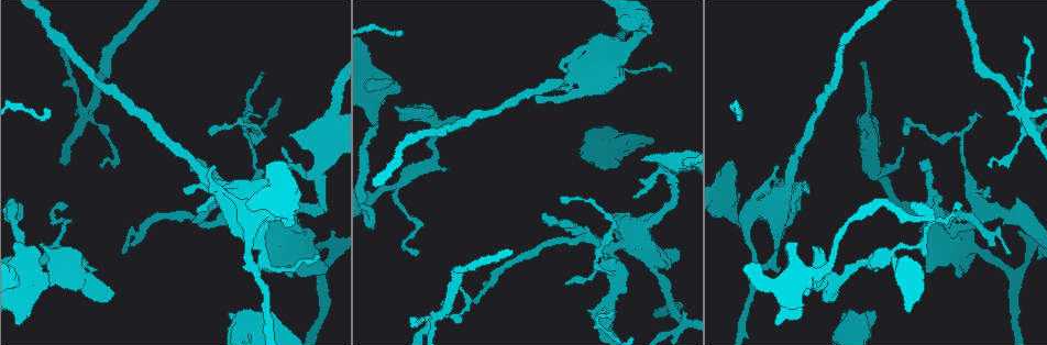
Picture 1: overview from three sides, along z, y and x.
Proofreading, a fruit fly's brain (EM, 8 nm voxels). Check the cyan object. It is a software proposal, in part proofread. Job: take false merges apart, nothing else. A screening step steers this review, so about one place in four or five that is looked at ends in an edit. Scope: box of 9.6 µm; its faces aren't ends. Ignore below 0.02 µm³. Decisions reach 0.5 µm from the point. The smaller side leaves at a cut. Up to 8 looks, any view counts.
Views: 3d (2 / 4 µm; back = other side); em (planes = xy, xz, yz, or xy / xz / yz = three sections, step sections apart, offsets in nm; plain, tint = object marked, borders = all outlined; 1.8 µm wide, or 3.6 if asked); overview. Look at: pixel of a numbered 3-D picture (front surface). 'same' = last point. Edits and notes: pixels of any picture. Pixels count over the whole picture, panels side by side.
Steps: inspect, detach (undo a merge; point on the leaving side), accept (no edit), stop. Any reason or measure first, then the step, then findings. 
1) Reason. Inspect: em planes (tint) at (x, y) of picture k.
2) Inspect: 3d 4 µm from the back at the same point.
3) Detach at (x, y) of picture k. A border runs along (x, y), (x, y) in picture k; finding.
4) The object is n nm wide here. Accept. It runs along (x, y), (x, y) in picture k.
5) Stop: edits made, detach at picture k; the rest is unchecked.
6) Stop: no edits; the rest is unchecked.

Abrupt turn. Inspect: em planes (plain) at (441, 315) of picture 1.

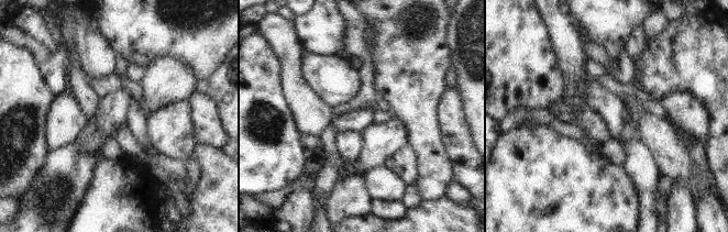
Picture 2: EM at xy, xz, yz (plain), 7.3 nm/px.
Inspect: em planes (tint) at the same point.

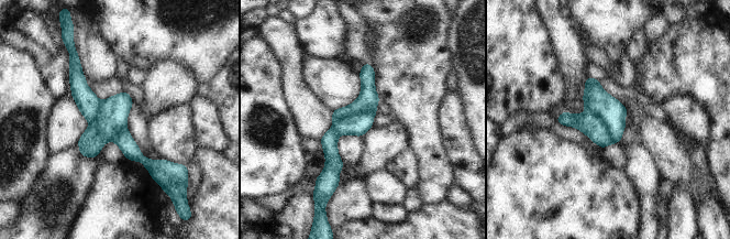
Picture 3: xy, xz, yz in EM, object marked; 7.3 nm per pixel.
Detach at (368, 98) of picture 3. A second neuron is stuck on.

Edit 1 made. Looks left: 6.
Calibre changes. Inspect: em 3.6 µm yz step 16 (tint) at (262, 234) of picture 1.

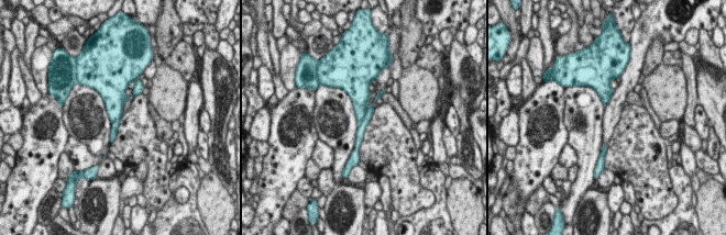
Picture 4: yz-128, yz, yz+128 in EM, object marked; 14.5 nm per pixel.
Detach at (360, 101) of picture 4. Two neurons meet here.

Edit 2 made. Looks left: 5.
Two arms at a narrow angle. Inspect: em 3.6 µm xz step 4 (tint) at (977, 248) of picture 1.

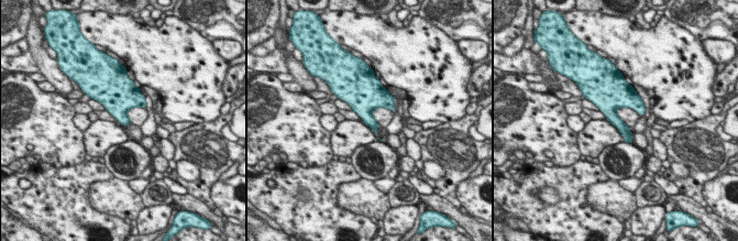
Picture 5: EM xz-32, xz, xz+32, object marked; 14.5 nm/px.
Accept. All the same neuron.

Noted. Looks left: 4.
Stop: edits made, detach at picture 3, detach at picture 4; the rest is unchecked.

